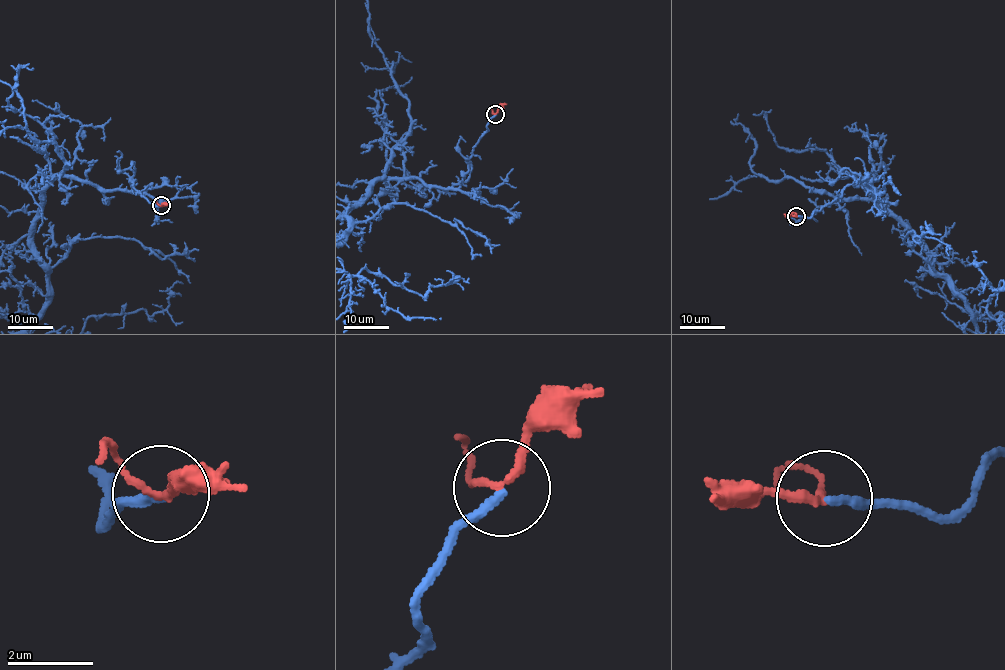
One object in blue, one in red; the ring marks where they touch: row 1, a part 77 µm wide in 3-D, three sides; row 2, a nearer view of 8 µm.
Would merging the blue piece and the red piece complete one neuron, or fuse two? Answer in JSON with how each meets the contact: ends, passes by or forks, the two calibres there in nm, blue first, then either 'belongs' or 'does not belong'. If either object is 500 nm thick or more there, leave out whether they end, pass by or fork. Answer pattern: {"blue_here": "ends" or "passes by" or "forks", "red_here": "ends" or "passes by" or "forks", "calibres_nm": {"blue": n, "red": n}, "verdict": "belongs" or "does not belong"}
{"blue_here": "ends", "red_here": "passes by", "calibres_nm": {"blue": 200, "red": 160}, "verdict": "belongs"}

